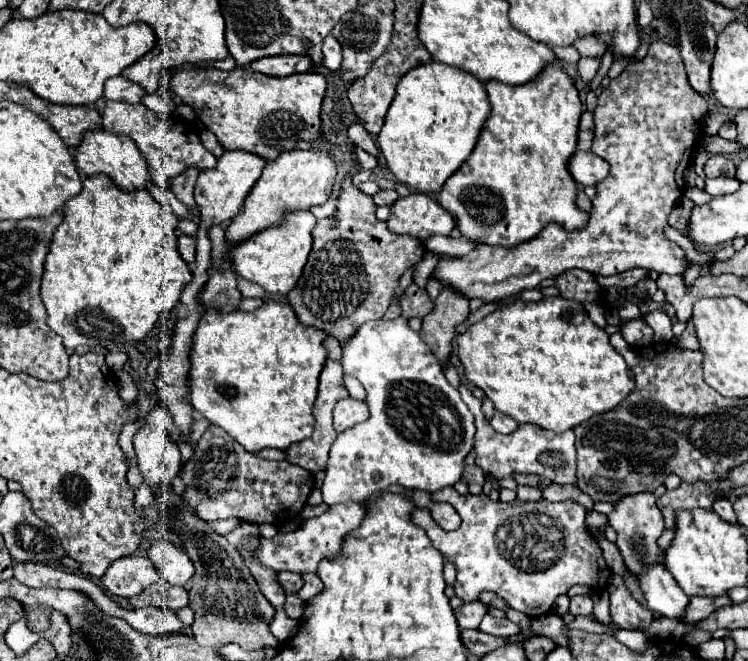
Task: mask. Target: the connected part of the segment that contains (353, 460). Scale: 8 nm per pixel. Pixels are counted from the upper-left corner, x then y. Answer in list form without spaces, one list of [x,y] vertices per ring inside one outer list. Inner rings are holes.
[[[398,317],[392,321],[378,319],[364,323],[350,339],[342,341],[340,347],[340,365],[344,367],[344,373],[356,377],[366,389],[366,405],[370,409],[370,419],[340,433],[330,447],[330,459],[324,469],[326,479],[322,485],[324,503],[362,503],[370,495],[386,491],[392,483],[398,483],[406,489],[424,489],[434,493],[460,481],[464,471],[464,459],[472,451],[472,439],[476,433],[474,417],[466,403],[460,399],[458,389],[454,389],[446,381],[444,371],[428,345],[420,339],[416,331],[408,327],[408,321],[404,317]]]

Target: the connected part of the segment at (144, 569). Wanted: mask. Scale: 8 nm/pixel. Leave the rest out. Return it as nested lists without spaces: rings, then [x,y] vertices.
[[[122,557],[116,559],[102,577],[104,587],[118,597],[138,595],[142,589],[158,581],[154,563],[148,557]]]

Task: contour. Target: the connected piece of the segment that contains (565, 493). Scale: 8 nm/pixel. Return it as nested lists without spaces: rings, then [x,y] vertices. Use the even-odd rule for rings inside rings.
[[[552,483],[544,491],[544,499],[552,501],[552,503],[558,503],[558,501],[574,501],[574,503],[582,505],[588,511],[594,509],[594,501],[588,495],[584,495],[576,485],[556,485],[556,483]]]

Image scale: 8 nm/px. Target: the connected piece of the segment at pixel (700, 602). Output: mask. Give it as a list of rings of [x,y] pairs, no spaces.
[[[726,595],[720,599],[690,599],[686,623],[698,623],[700,619],[706,619],[708,615],[712,615],[716,609],[724,605],[732,605],[732,599]]]

